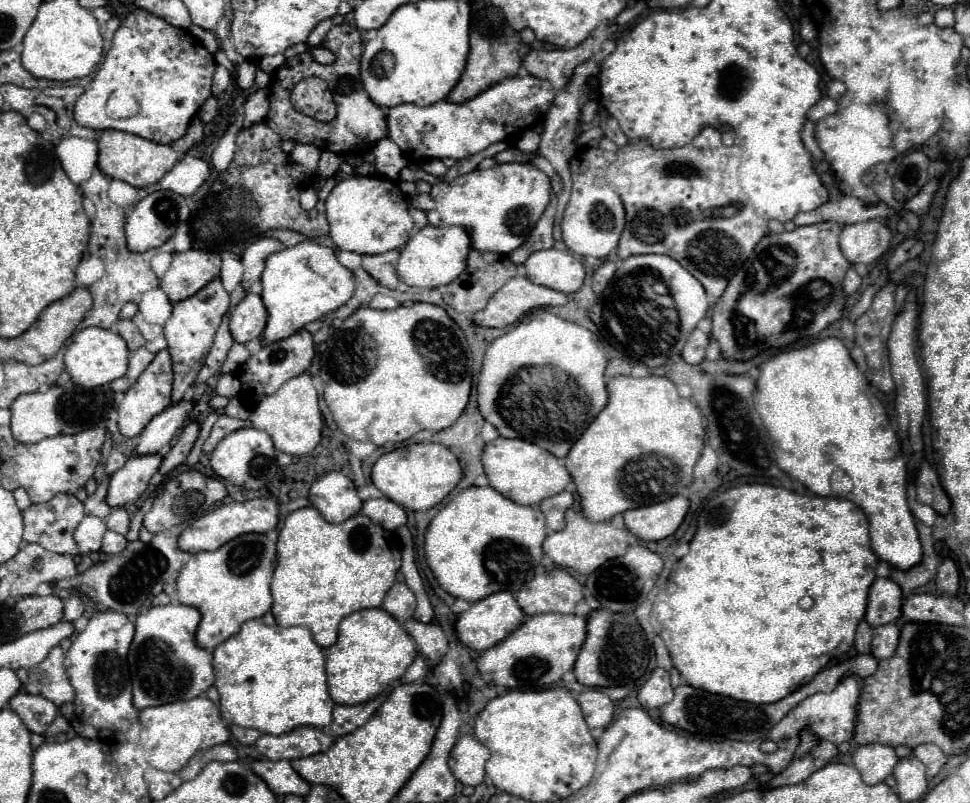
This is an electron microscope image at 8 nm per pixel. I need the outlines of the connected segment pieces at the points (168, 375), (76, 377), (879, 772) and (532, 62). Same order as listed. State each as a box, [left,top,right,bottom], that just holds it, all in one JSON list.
[[118,349,172,437],[64,319,146,387],[852,743,898,785],[524,37,592,93]]

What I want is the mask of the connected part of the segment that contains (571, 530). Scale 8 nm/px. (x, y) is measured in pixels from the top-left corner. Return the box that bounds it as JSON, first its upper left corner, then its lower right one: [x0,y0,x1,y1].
[542,509,630,575]

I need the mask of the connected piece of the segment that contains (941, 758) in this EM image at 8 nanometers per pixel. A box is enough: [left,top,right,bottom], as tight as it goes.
[914,743,946,777]

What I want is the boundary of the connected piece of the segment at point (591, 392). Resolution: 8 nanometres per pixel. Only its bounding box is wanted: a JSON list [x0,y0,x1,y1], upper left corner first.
[478,309,608,457]

